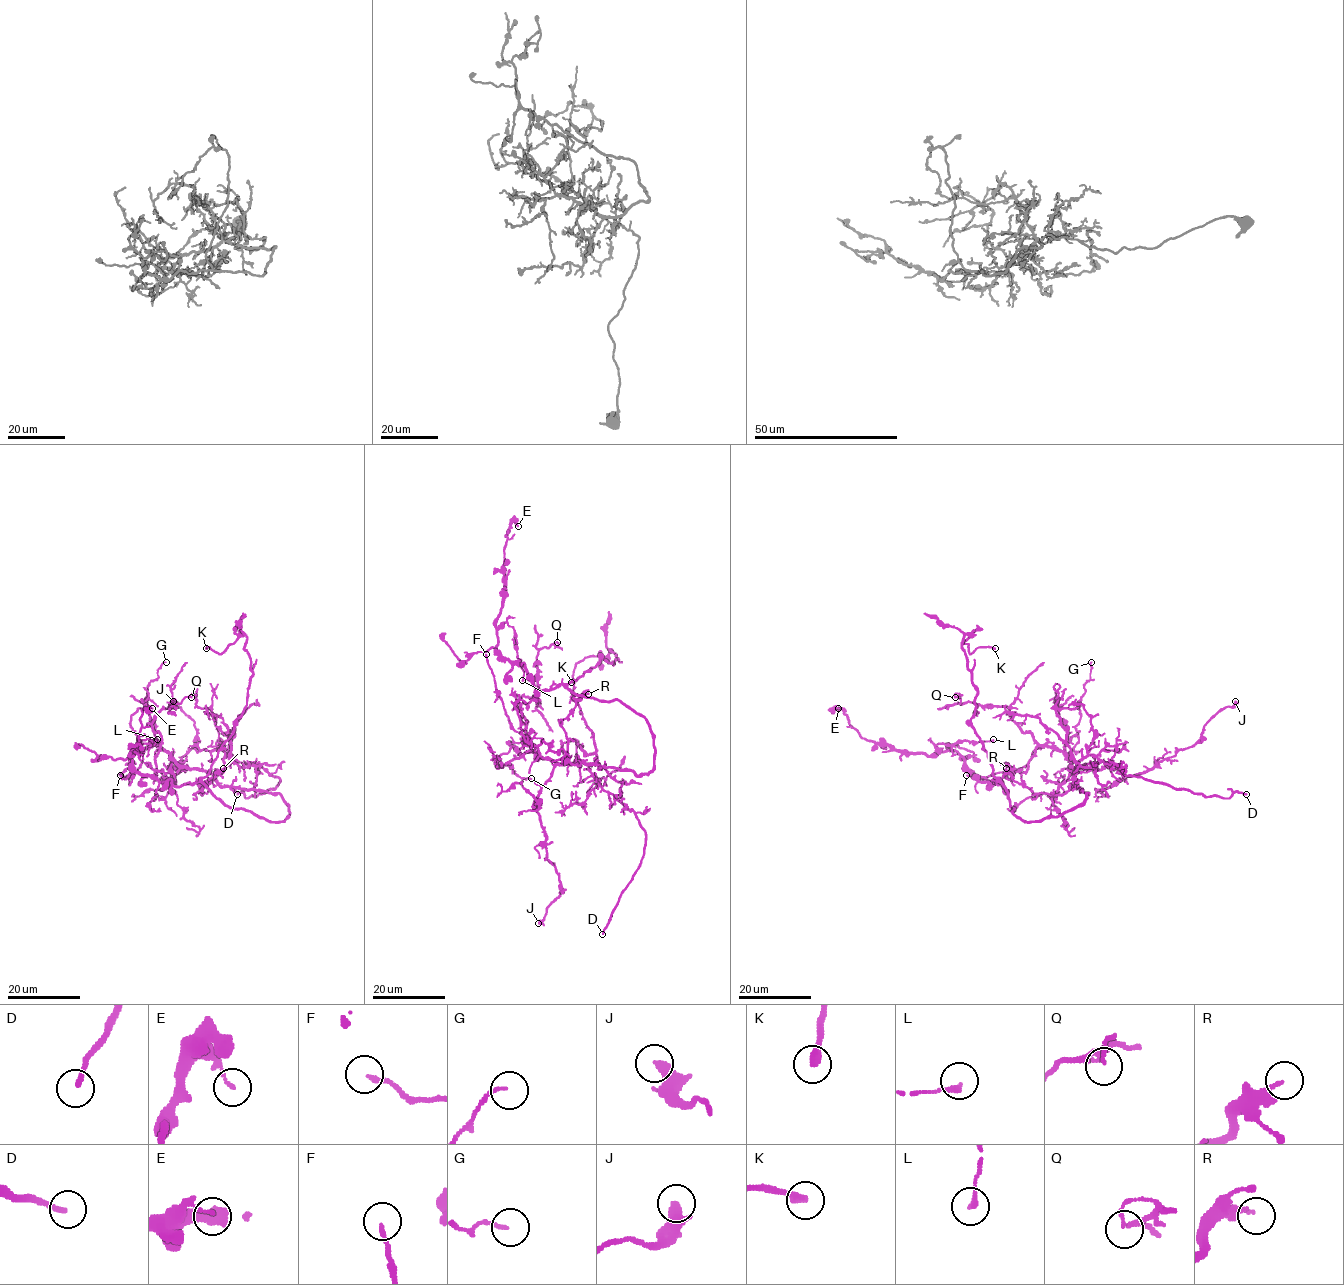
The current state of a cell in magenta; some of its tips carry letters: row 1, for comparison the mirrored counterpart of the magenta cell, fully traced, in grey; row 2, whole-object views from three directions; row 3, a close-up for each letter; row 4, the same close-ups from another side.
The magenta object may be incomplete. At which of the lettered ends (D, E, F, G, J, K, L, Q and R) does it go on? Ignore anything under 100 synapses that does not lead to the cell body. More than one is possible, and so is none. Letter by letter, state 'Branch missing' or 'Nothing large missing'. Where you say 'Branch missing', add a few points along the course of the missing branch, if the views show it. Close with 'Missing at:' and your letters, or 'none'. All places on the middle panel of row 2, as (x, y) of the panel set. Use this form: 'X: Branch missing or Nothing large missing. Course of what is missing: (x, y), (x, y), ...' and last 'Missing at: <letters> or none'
D: Branch missing
E: Nothing large missing
F: Nothing large missing
G: Nothing large missing
J: Nothing large missing
K: Nothing large missing
L: Nothing large missing
Q: Nothing large missing
R: Nothing large missing
Missing at: D

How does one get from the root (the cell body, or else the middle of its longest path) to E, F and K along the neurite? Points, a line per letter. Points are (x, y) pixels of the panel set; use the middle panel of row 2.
E: (649, 725), (617, 699), (577, 696), (561, 684), (538, 690), (498, 652), (504, 547), (509, 525), (518, 526)
F: (649, 725), (654, 767), (644, 775), (543, 759), (526, 732), (517, 732), (509, 722), (486, 654)
K: (649, 725), (617, 699), (567, 687), (601, 658), (613, 665), (610, 649), (578, 661), (571, 682)

